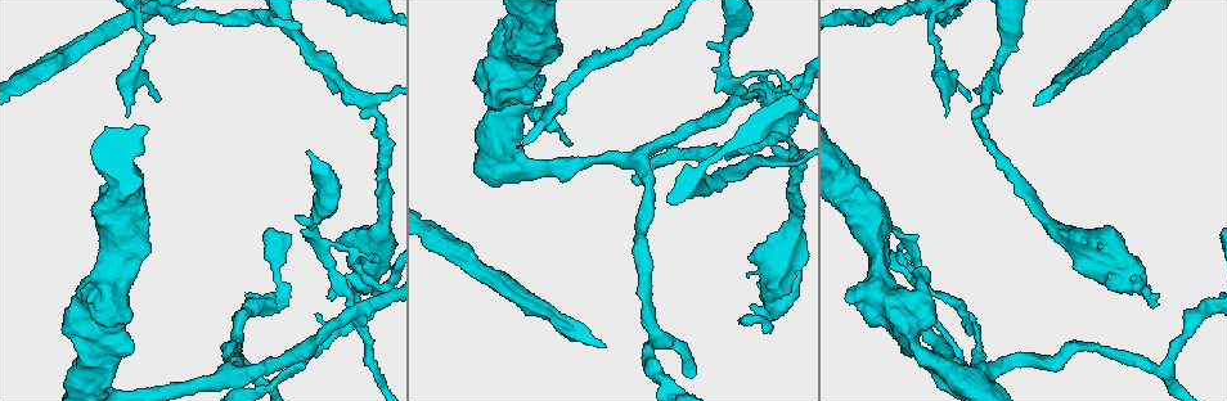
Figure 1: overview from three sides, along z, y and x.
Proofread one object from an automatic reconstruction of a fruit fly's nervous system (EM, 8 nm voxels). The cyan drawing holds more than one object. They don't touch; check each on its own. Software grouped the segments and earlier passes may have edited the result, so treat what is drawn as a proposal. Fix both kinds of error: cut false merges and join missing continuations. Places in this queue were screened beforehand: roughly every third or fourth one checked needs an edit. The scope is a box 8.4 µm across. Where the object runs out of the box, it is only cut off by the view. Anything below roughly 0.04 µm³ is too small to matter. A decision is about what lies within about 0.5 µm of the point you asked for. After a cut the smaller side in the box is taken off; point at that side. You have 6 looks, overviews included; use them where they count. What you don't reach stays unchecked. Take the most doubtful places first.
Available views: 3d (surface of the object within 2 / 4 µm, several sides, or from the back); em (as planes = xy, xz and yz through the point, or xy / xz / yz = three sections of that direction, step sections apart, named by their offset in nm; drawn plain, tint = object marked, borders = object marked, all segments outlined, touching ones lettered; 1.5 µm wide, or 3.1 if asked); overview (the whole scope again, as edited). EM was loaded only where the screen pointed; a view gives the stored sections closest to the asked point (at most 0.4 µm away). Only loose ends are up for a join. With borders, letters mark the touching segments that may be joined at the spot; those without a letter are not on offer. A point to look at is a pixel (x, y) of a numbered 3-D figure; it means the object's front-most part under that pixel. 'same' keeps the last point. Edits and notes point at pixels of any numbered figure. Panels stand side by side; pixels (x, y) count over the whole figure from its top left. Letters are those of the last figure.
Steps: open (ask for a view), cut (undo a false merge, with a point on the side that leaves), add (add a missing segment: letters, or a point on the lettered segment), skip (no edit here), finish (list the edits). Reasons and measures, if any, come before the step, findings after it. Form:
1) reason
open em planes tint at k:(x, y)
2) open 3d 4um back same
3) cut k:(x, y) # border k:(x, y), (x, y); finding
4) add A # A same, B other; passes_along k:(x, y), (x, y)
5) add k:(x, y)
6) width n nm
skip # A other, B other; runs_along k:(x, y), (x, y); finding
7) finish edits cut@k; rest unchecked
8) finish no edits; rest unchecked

open 3d 4um back at 1:(356, 313)

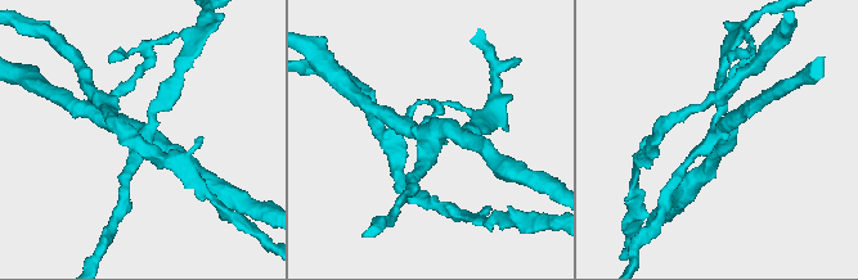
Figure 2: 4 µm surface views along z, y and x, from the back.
arms 4
open em planes borders at 2:(143, 136)

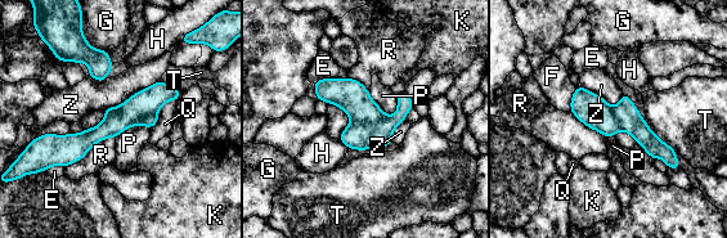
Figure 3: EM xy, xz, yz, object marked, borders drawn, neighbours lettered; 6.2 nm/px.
longest_contact Z 400 nm
cut 3:(357, 135) # E other, F other, G other, H other, K other, P other, Q other, R other, T other, Z other; border 3:(387, 116), (377, 121), (350, 121); a second cell is stuck on

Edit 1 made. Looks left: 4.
redraw
open overview

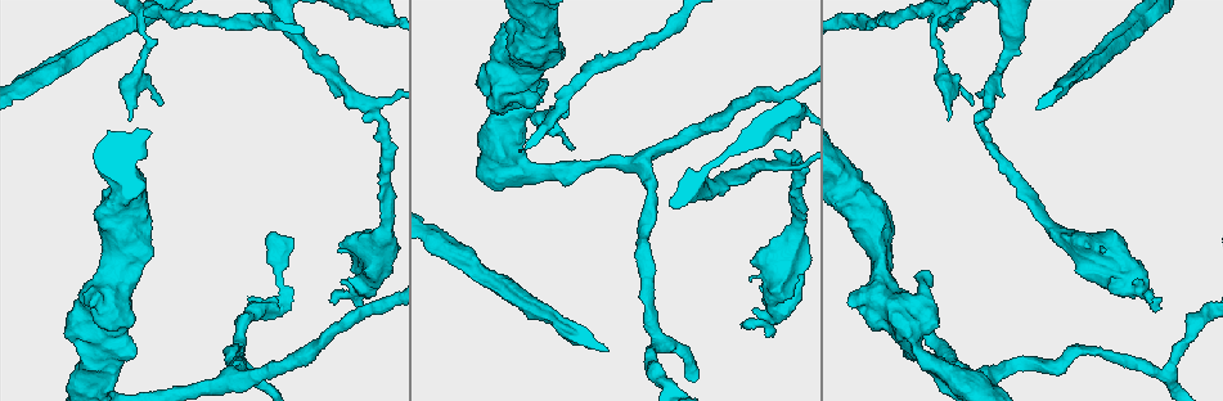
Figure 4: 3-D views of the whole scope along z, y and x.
sudden change in width
open em planes borders at 4:(799, 215)

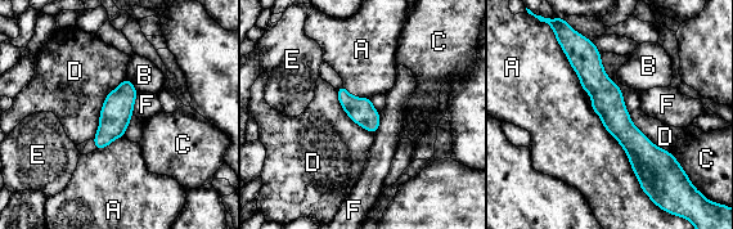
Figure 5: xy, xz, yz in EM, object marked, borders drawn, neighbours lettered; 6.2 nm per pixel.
skip # A other, B other, C other, D other, E other, F other; border 5:(599, 53), (629, 119), (670, 153); all the same cell

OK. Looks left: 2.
finish edits cut@3; rest unchecked

